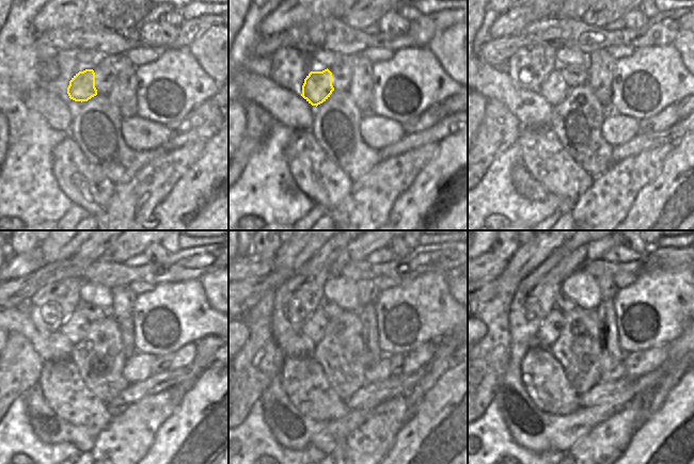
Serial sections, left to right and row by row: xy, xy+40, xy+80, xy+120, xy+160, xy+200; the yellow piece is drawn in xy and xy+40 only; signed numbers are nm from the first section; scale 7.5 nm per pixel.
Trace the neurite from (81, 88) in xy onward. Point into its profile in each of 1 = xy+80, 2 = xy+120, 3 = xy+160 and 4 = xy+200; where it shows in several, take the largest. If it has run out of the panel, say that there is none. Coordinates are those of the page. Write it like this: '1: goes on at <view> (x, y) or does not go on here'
1: goes on at xy+80 (554, 89)
2: goes on at xy+120 (75, 328)
3: goes on at xy+160 (314, 328)
4: goes on at xy+200 (550, 328)

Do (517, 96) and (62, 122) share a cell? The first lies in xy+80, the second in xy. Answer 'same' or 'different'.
same

